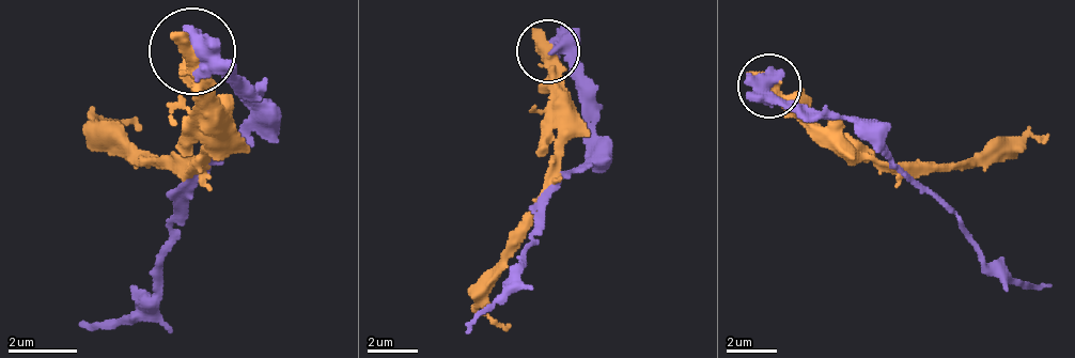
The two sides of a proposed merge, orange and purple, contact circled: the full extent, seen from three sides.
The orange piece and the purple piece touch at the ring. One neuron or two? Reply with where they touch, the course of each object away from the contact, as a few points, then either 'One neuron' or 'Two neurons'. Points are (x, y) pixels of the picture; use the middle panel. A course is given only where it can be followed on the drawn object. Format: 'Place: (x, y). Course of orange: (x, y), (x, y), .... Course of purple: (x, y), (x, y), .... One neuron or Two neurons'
Place: (547, 50). Course of orange: (549, 49), (549, 157), (536, 220), (486, 296), (511, 328). Course of purple: (549, 49), (581, 93), (581, 144), (588, 157), (543, 207), (524, 259), (467, 335). Two neurons

